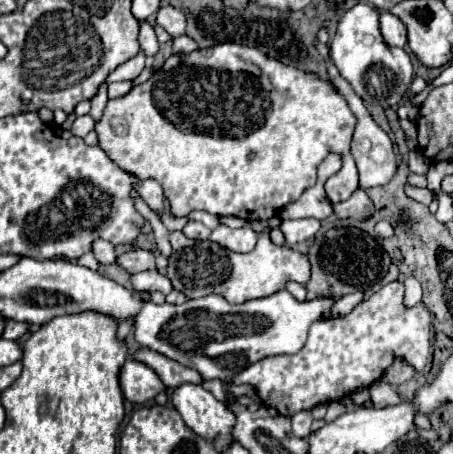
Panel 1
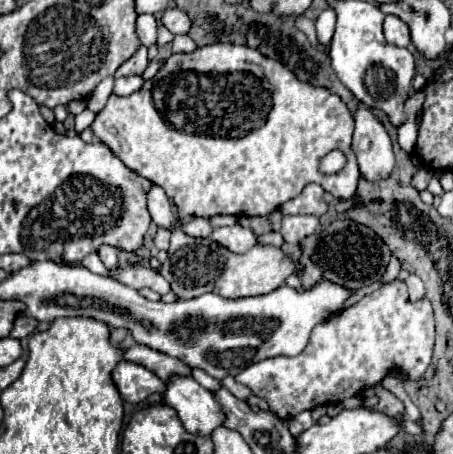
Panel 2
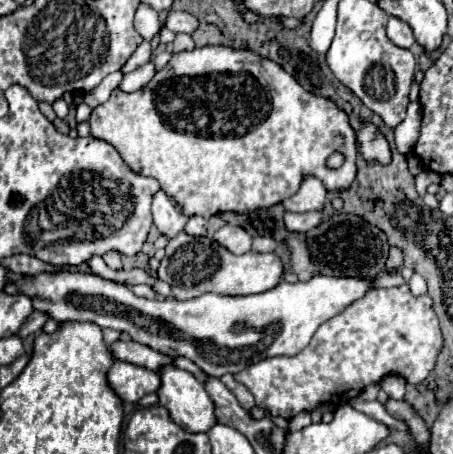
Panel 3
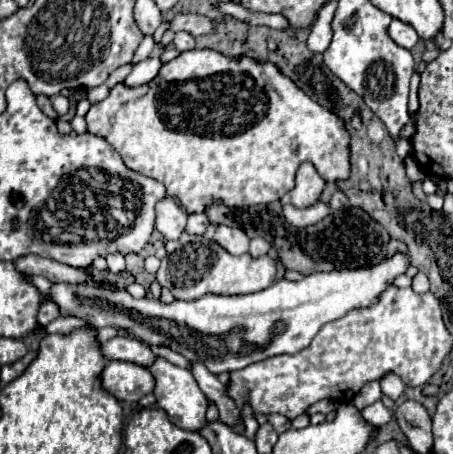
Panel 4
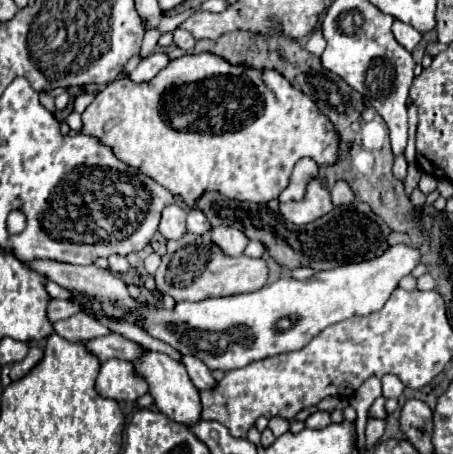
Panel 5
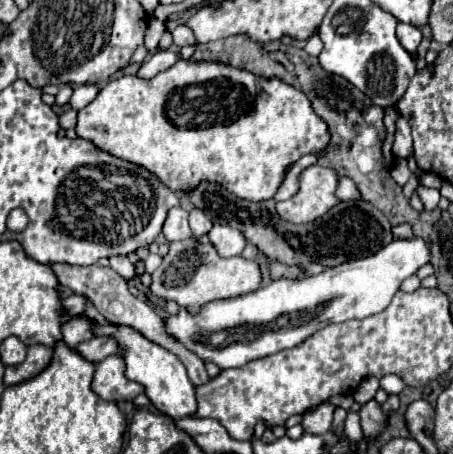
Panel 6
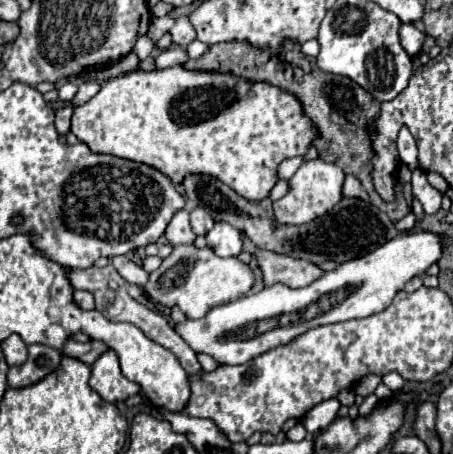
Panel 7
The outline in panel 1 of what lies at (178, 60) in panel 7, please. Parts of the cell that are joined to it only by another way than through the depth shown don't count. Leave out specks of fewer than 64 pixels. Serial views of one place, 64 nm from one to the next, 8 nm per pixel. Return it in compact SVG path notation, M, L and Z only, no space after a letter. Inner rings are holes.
M126 80L126 82L114 82L114 84L108 86L108 96L110 98L120 98L120 96L126 96L132 88L134 88L134 84L130 80Z

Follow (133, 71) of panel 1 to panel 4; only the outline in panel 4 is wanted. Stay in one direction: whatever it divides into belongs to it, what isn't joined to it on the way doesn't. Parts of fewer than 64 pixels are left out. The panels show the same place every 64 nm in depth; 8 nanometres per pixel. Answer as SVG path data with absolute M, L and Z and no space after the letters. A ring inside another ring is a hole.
M144 36L144 40L140 42L140 46L138 46L138 50L136 50L134 58L132 58L132 62L138 64L138 62L146 60L152 54L152 48L154 48L154 38L152 36Z

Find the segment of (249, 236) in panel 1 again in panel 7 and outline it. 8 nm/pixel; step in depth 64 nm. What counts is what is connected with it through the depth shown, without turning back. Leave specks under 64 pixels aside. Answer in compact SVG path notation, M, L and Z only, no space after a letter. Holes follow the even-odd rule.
M216 222L214 228L206 234L208 248L216 252L216 256L238 256L242 250L242 238L236 228L224 222Z

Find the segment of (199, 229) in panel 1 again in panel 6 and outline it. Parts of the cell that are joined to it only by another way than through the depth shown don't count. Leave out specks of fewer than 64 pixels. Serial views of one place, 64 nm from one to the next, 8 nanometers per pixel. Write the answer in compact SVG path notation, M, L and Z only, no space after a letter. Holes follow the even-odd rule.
M194 208L194 210L190 212L190 228L192 228L192 234L194 234L194 236L202 236L202 234L208 234L208 232L210 232L212 222L208 220L208 216L206 216L202 210Z

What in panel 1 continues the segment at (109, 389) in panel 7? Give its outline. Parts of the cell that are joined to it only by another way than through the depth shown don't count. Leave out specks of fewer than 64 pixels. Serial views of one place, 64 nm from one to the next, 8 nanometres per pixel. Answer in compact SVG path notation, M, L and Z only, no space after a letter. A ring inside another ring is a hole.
M136 360L124 362L124 366L120 370L120 386L122 386L124 398L134 404L152 400L156 394L166 390L166 386L156 376L156 372Z

